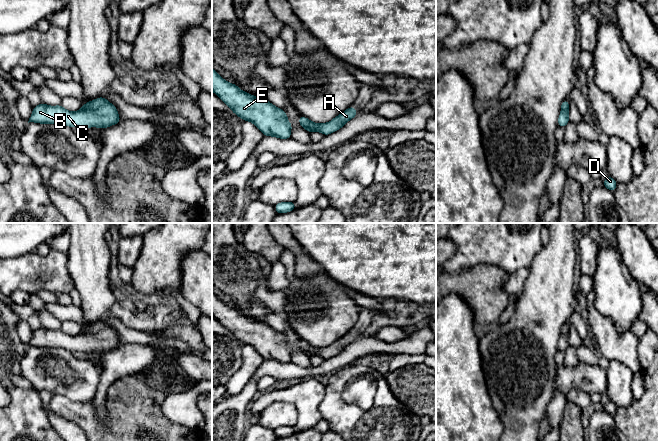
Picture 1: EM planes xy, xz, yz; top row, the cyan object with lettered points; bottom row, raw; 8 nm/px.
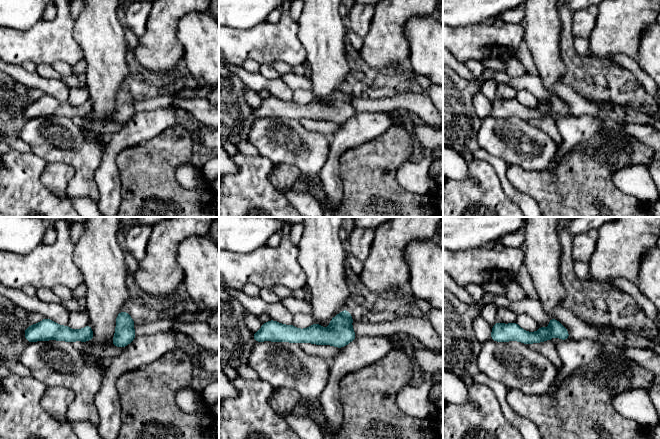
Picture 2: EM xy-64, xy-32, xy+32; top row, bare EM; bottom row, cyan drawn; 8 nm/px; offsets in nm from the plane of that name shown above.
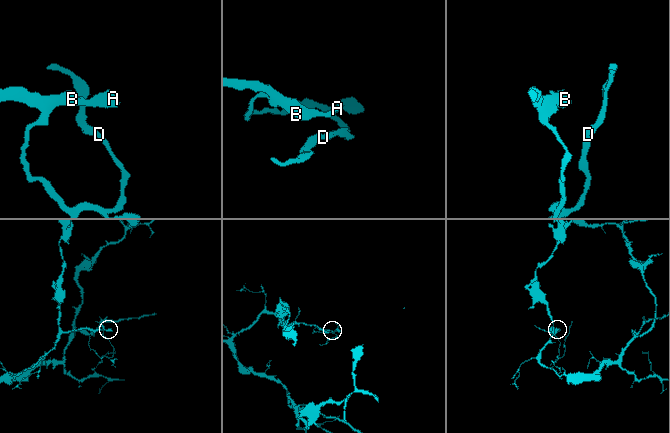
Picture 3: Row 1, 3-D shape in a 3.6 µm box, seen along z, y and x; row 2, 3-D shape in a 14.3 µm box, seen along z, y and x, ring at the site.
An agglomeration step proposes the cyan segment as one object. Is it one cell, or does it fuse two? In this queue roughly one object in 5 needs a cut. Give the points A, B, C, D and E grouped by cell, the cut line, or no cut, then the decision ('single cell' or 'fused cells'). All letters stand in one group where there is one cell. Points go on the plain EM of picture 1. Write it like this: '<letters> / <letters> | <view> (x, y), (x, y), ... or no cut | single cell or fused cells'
A B C D E | no cut | single cell

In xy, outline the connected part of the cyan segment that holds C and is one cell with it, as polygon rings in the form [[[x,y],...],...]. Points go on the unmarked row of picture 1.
[[[104,321],[85,327],[79,335],[66,334],[62,329],[49,330],[44,327],[33,331],[29,346],[41,348],[63,348],[69,351],[98,351],[104,353],[119,347],[117,332]]]

